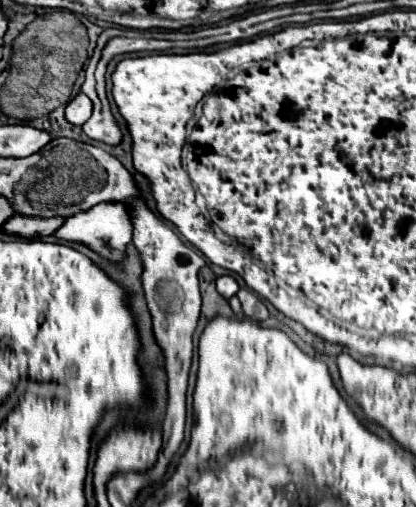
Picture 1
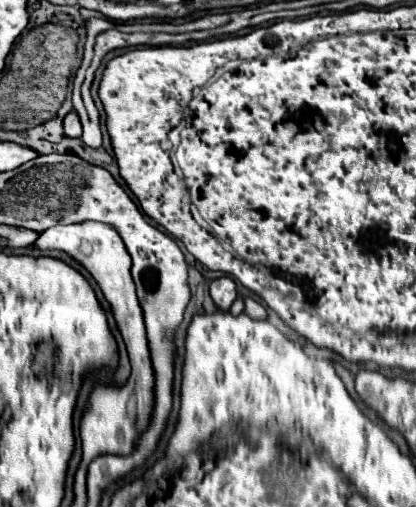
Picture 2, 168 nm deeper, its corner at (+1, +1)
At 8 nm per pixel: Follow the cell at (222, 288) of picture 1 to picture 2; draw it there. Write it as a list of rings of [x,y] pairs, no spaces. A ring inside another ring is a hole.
[[[222,276],[222,278],[216,278],[210,282],[210,296],[214,300],[214,304],[218,306],[218,310],[222,312],[228,312],[232,302],[236,300],[236,284],[232,278],[228,276]]]

